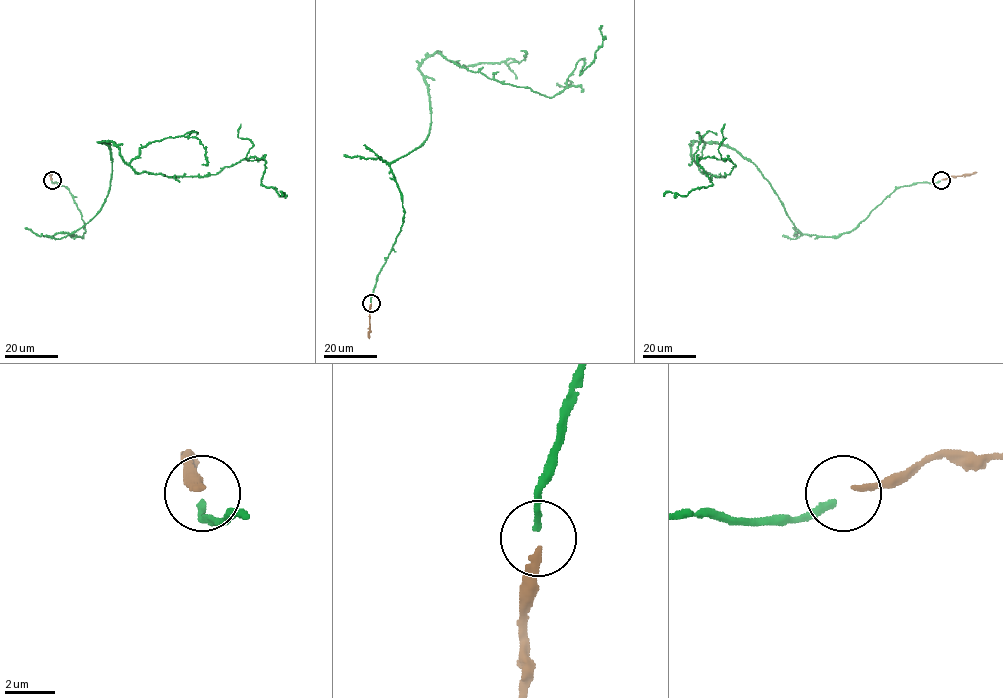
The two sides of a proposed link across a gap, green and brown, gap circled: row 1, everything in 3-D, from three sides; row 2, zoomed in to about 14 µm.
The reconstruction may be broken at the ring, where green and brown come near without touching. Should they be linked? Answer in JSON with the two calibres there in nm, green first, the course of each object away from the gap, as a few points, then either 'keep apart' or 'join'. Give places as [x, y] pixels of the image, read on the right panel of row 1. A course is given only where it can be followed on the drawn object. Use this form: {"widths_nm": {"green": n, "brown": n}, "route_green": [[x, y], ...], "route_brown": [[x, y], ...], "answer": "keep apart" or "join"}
{"widths_nm": {"green": 260, "brown": 280}, "route_green": [[940, 181], [802, 234], [752, 162], [698, 141], [703, 173], [735, 165], [697, 158], [712, 184], [663, 196]], "route_brown": [[941, 179], [976, 172]], "answer": "keep apart"}

